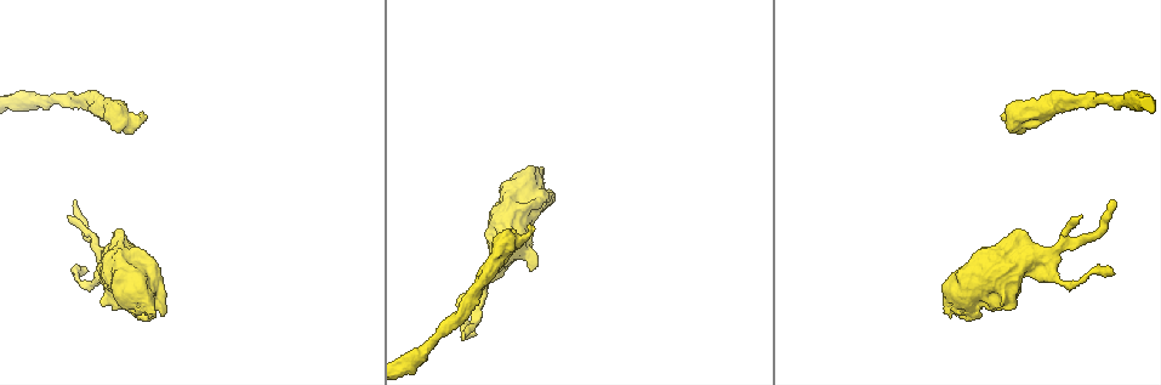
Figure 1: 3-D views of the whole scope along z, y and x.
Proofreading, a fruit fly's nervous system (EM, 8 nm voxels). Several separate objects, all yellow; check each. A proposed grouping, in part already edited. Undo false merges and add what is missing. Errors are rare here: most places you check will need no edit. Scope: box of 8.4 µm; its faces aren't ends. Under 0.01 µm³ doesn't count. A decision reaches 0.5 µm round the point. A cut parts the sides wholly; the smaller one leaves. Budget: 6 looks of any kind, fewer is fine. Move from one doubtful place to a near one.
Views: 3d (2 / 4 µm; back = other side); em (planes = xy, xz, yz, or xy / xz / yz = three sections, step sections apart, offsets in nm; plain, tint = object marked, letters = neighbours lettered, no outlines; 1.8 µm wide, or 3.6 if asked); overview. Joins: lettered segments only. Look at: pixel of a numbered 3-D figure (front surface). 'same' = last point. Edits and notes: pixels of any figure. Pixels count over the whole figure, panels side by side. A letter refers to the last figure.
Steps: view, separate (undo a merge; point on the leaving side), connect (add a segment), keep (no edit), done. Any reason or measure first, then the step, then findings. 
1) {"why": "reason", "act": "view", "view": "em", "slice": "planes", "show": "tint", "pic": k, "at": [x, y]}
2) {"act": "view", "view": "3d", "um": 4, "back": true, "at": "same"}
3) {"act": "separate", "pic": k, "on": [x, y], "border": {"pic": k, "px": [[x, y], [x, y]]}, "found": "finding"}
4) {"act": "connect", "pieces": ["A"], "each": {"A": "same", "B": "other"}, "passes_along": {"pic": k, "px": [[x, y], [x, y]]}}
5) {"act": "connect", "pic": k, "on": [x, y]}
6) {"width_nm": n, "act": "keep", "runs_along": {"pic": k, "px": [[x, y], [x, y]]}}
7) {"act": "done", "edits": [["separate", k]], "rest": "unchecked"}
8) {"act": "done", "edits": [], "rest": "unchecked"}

{"why": "an open end", "act": "view", "view": "3d", "um": 4, "pic": 1, "at": [139, 115]}

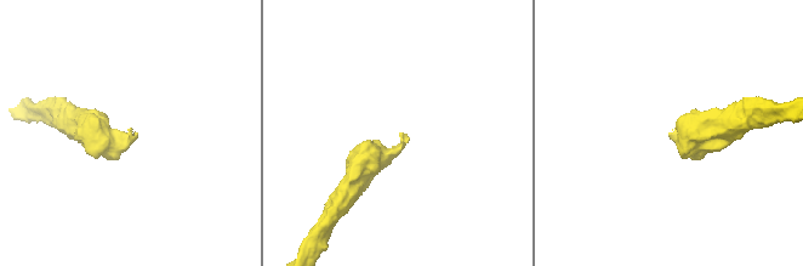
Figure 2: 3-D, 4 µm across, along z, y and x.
{"act": "view", "view": "em", "slice": "planes", "show": "letters", "pic": 2, "at": [669, 133]}

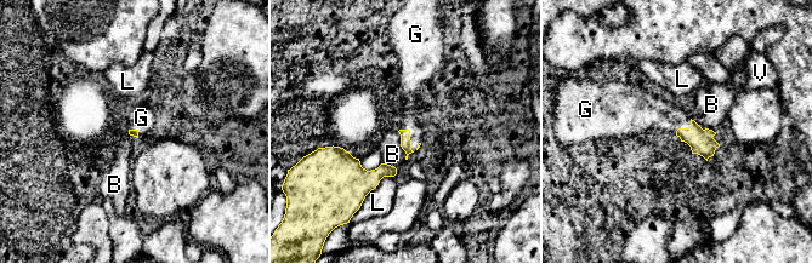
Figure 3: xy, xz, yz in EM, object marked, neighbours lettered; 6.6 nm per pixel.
{"longest_contact_nm": ["L", 260], "act": "connect", "pieces": ["G"], "each": {"B": "other", "G": "same", "L": "other", "V": "other"}, "passes_along": {"pic": 3, "px": [[406, 143], [409, 137], [412, 120]]}, "found": "it goes on there"}

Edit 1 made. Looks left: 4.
{"why": "sudden change in width", "act": "view", "view": "em", "um": 3.6, "slice": "planes", "show": "letters", "pic": 1, "at": [537, 178]}

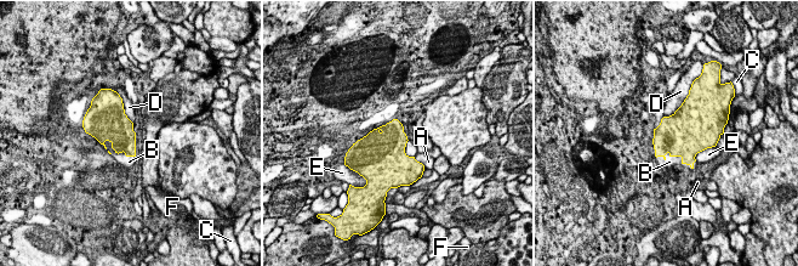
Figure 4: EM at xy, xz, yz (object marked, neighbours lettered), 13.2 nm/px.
{"act": "connect", "pieces": ["B"], "each": {"A": "other", "B": "same", "C": "other", "D": "other", "E": "other", "F": "other"}, "passes_along": {"pic": 4, "px": [[682, 137], [677, 156], [670, 162]]}, "found": "it goes on there"}

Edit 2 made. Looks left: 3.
{"why": "tapers out", "act": "view", "view": "em", "slice": "planes", "show": "letters", "pic": 1, "at": [73, 203]}

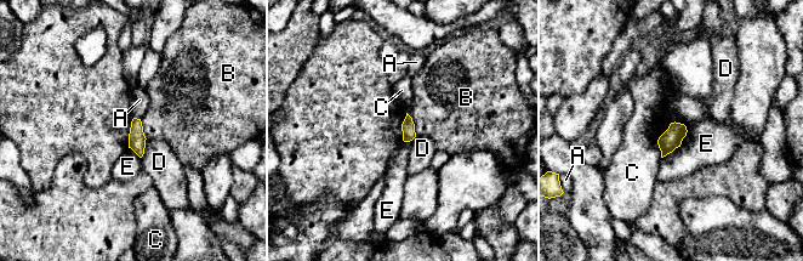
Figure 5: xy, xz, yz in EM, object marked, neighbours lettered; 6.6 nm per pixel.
{"act": "keep", "each": {"A": "other", "B": "other", "C": "other", "D": "other", "E": "other"}, "border": {"pic": 5, "px": [[134, 117], [140, 119]]}, "found": "no lettered segment goes on from it"}

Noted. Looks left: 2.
{"act": "done", "edits": [["connect", 3], ["connect", 4]], "rest": "unchecked"}

